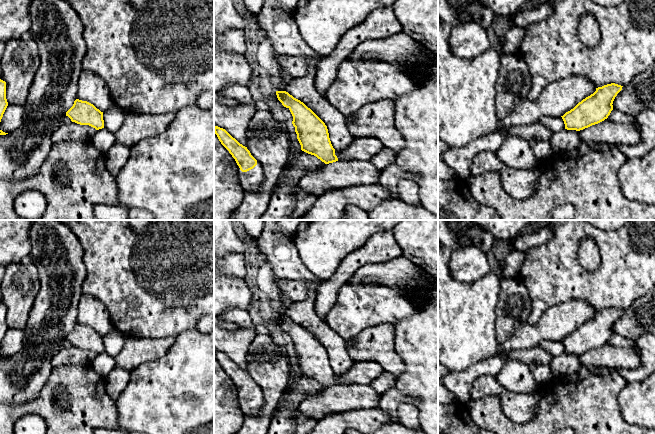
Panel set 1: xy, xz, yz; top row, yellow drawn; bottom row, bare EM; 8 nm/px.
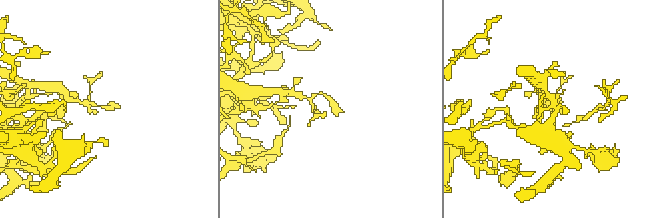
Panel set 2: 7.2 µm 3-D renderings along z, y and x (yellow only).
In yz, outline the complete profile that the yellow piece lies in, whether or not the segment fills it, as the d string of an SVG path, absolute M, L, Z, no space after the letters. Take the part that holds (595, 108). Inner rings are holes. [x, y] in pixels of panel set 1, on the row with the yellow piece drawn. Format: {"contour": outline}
{"contour": "M611 83L596 88L593 94L561 116L565 129L580 131L607 119L613 110L613 101L622 87Z"}

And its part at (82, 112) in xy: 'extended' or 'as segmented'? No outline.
as segmented

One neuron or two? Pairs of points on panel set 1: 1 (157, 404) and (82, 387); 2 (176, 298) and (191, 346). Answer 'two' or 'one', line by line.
1: two
2: two

